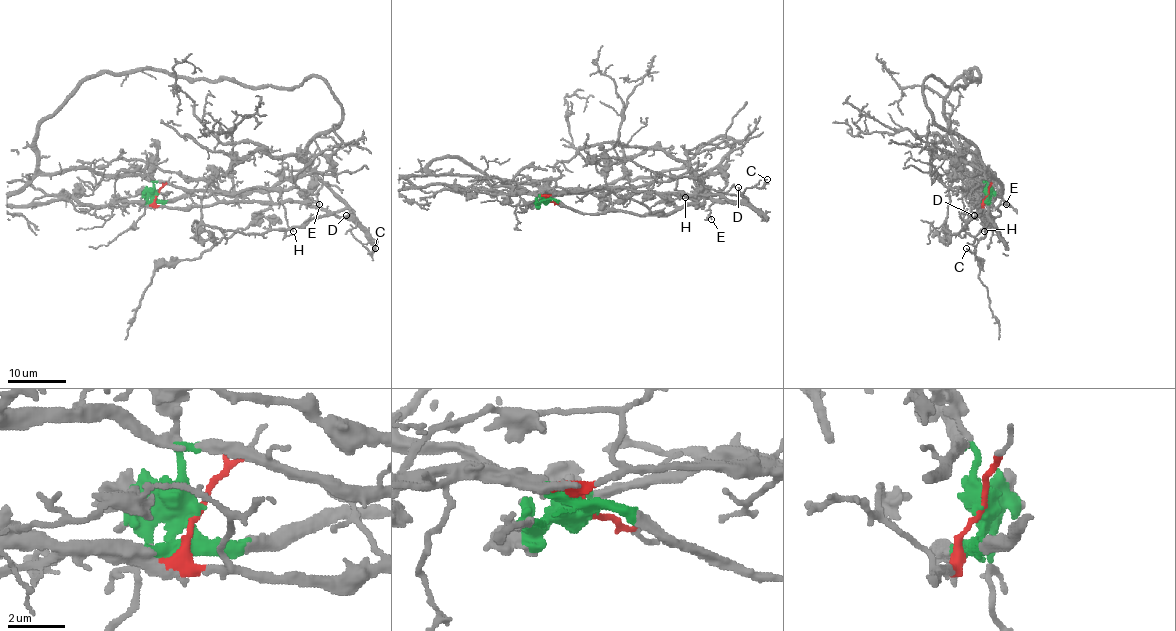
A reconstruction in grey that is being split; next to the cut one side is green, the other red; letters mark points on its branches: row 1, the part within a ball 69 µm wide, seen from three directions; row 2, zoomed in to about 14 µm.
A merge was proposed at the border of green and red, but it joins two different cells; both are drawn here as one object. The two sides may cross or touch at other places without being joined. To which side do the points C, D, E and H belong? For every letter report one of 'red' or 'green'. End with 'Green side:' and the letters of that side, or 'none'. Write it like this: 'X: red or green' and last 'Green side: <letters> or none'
C: red
D: red
E: red
H: red
Green side: none

